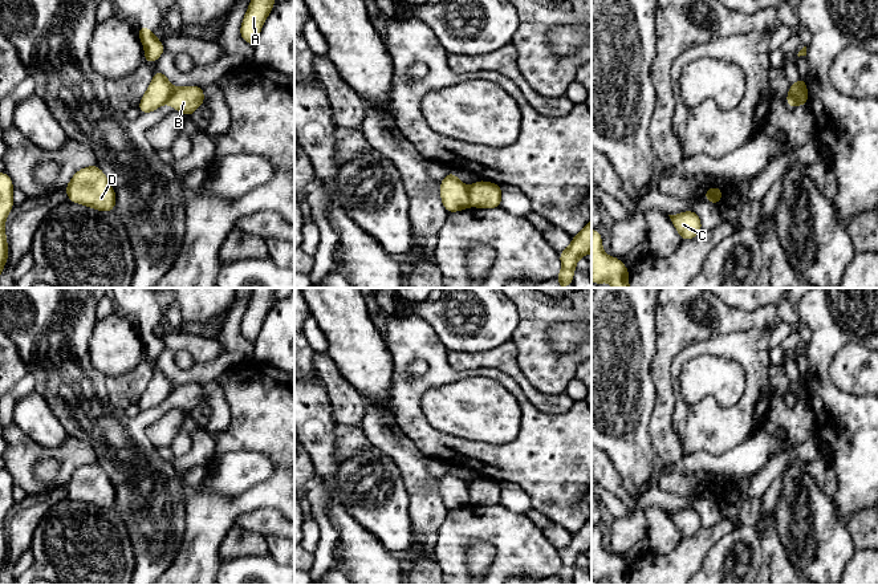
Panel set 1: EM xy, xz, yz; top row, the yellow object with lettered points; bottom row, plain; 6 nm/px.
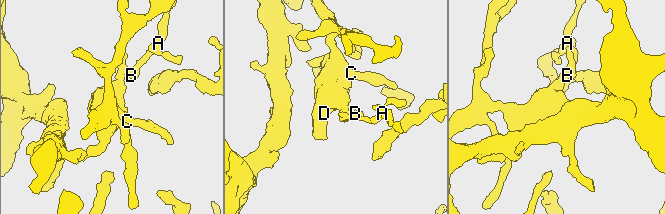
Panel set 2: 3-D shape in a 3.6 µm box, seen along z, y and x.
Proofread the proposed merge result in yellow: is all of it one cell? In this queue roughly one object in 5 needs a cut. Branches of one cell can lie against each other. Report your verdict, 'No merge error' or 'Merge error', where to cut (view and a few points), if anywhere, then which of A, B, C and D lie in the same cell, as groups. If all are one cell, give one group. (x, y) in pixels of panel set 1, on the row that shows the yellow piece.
Merge error. Split along xz (466, 186), (470, 204). Groups: A B / C D

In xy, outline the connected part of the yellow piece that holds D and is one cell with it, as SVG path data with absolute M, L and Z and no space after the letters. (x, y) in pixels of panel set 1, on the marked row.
M97 164L78 170L65 190L70 202L97 211L110 212L117 203L114 188Z

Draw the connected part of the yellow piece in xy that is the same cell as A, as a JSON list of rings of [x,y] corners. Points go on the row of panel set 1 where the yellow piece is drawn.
[[[251,0],[240,27],[240,36],[247,44],[255,46],[273,4],[275,0]]]

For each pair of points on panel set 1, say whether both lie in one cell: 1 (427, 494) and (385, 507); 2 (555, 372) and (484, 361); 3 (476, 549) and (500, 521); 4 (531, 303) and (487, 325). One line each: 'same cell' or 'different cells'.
1: different cells
2: different cells
3: different cells
4: different cells

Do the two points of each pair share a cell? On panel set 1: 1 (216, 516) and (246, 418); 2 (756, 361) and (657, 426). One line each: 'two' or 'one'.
1: one
2: two

